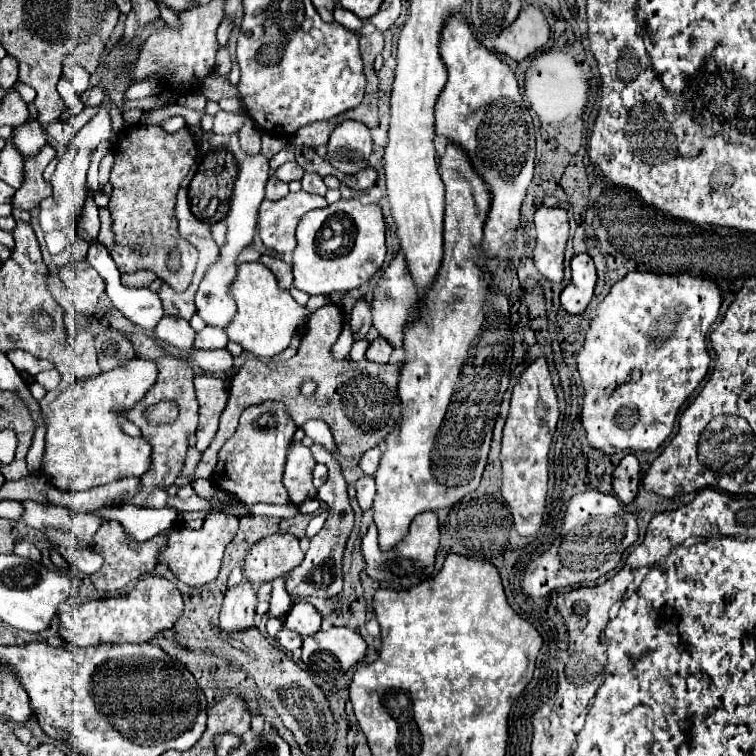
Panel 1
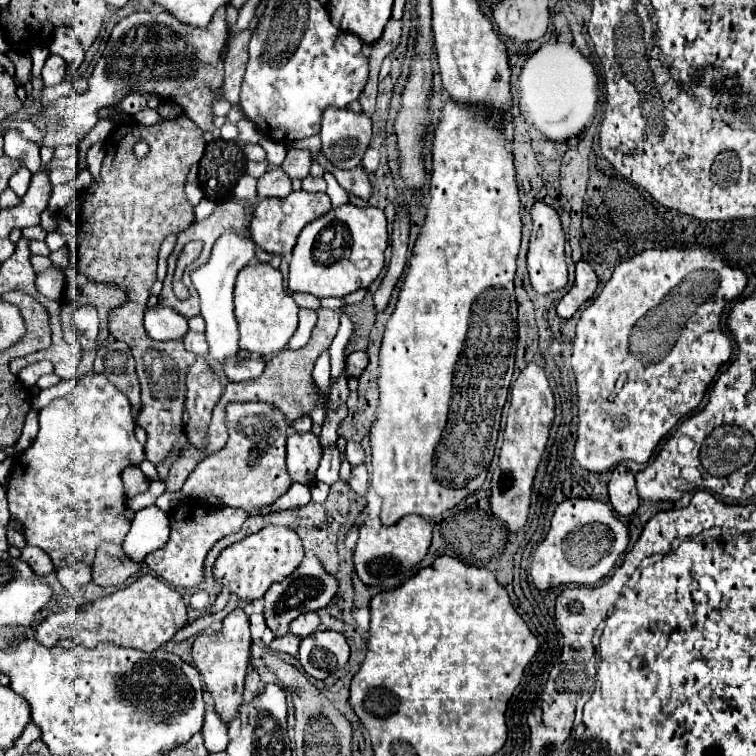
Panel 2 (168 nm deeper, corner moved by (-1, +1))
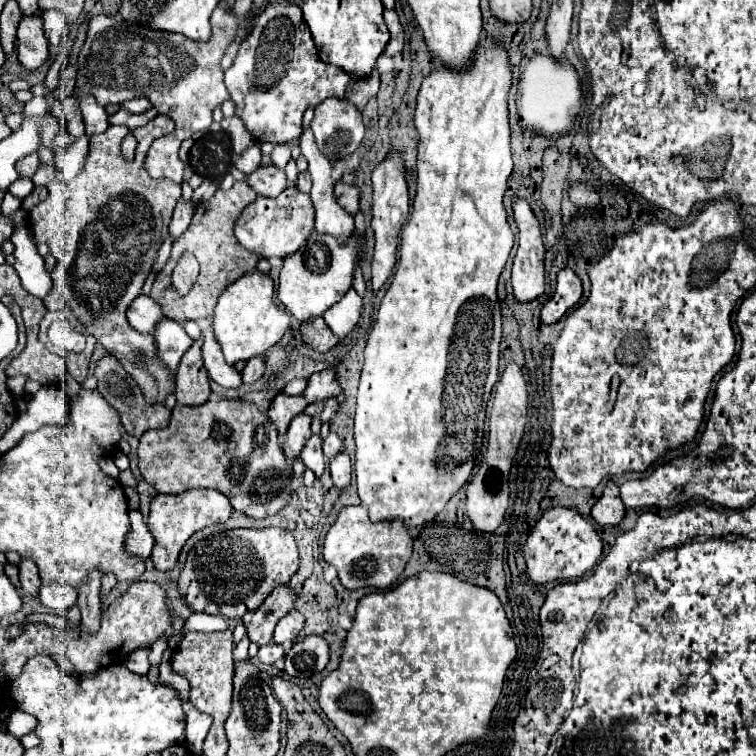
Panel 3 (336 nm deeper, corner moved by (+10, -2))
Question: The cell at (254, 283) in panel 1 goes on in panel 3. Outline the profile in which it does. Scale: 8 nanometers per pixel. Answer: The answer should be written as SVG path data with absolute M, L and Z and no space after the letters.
M257 270L241 276L231 284L221 296L213 312L213 332L219 342L223 356L229 364L239 360L249 360L253 356L265 354L275 346L289 326L289 316L275 304L275 282L271 276Z

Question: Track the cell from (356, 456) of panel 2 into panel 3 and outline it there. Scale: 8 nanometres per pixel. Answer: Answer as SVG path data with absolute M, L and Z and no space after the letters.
M329 432L329 436L323 440L323 454L325 454L325 458L329 460L329 458L333 458L337 452L341 452L341 450L345 450L341 438L339 438L335 432Z

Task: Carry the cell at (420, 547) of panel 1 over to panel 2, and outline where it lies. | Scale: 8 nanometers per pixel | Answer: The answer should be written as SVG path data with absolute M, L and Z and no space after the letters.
M406 515L392 527L384 527L380 519L368 519L360 527L358 543L354 547L356 573L366 585L376 585L382 589L398 587L398 577L408 577L408 571L416 567L428 553L432 543L432 525L420 515Z

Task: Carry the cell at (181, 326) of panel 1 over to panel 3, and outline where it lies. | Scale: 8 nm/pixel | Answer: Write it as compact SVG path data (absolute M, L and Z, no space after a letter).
M137 296L137 300L133 300L133 304L129 306L127 312L127 320L131 324L133 330L141 332L141 334L151 334L155 324L163 318L161 306L151 298L151 296Z

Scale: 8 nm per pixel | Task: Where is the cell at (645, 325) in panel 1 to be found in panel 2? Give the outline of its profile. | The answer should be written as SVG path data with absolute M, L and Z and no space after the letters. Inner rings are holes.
M694 245L690 249L648 249L644 253L640 253L638 257L632 257L620 265L616 265L612 279L604 285L602 293L592 301L590 307L584 309L578 325L576 325L576 339L574 339L574 347L572 347L572 369L576 375L576 385L578 385L578 439L576 439L576 449L574 449L574 457L580 463L580 467L588 469L588 471L608 471L610 467L616 467L622 461L636 461L636 463L648 463L648 459L652 457L656 445L660 443L660 439L692 409L696 409L704 397L704 391L708 387L708 383L714 379L714 375L718 373L720 365L726 363L730 359L732 353L732 343L730 339L720 331L720 315L724 311L724 307L746 287L746 275L740 269L732 269L728 267L720 255L712 253L712 249L708 247L700 247ZM620 373L626 373L626 383L622 385L620 393L616 393L616 401L608 401L608 397L614 393L614 385L620 377ZM616 417L628 417L628 423L618 423Z

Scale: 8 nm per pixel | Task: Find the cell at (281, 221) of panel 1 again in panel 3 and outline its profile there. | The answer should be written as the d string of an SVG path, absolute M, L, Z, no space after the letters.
M289 186L275 198L259 196L255 202L251 202L235 222L235 236L241 246L259 254L261 258L271 258L271 256L285 258L297 252L297 248L309 238L313 230L313 220L315 220L315 208L311 196L297 190L295 186Z

